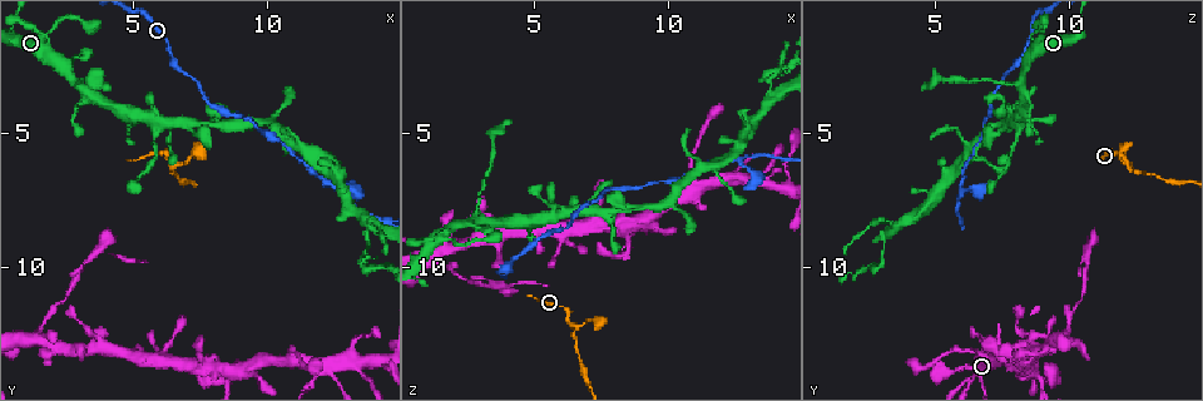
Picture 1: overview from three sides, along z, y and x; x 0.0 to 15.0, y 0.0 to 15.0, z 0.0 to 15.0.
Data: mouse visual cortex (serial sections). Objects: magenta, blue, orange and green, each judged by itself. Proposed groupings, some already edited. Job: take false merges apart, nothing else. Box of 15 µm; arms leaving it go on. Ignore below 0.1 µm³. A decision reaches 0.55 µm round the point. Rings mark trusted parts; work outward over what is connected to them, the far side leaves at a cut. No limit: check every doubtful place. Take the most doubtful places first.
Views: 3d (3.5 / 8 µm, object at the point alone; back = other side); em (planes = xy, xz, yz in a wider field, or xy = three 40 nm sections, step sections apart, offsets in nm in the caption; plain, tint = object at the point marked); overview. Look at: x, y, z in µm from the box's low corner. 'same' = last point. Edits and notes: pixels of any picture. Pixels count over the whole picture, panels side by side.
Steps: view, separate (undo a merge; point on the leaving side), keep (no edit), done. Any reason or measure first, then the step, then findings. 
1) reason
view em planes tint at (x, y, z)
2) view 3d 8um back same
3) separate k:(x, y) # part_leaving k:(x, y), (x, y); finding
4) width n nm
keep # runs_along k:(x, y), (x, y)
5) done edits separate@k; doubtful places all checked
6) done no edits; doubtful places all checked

thin neck
view 3d 3.5um at (6.5, 6.3, 12.3)

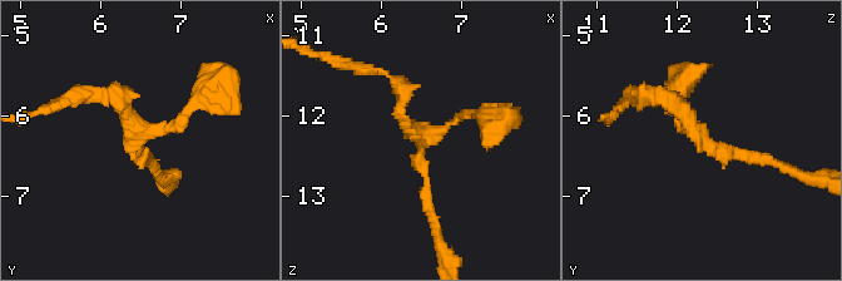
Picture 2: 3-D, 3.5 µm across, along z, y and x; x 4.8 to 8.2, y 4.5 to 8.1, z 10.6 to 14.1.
view em xy step 3 tint at (6.50, 6.35, 12.45)

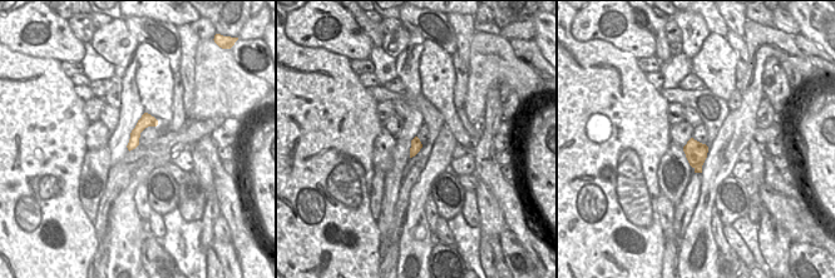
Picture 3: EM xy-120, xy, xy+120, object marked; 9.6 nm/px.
width 100 nm
keep # runs_along 3:(147, 117), (131, 145); all the same cell

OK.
sudden change in width
view 3d 3.5um back at (12.7, 7.0, 5.9)

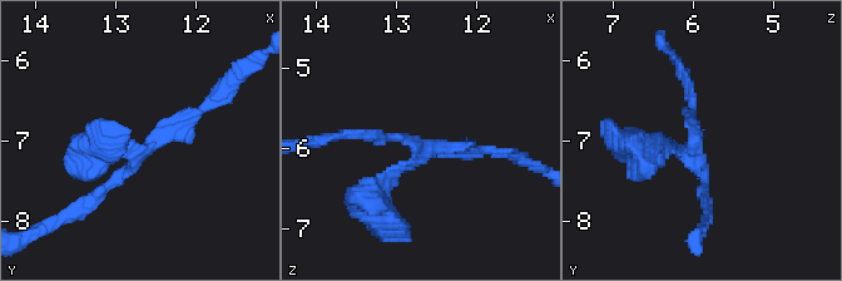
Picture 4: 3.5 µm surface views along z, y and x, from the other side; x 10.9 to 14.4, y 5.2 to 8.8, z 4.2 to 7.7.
arms 3; arm_widths 150, 150, 200 nm
view em xy step 2 tint at (12.60, 7.10, 5.95)

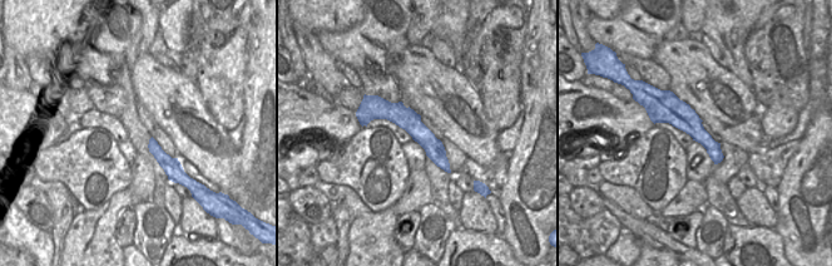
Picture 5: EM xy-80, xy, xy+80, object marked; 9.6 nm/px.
keep # runs_along 4:(498, 153), (429, 147), (375, 205); all the same cell

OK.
three-way junction
view 3d 3.5um at (8.6, 14.2, 9.3)

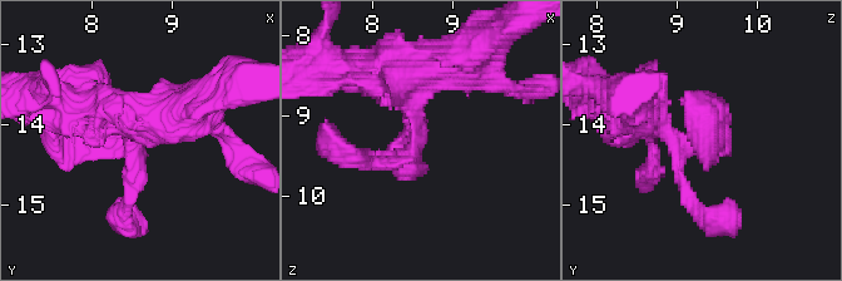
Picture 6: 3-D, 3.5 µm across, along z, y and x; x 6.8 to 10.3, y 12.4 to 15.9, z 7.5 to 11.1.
arms 3; arm_widths 150, 250, 350 nm
view em xy step 5 tint at (8.55, 14.30, 9.20)

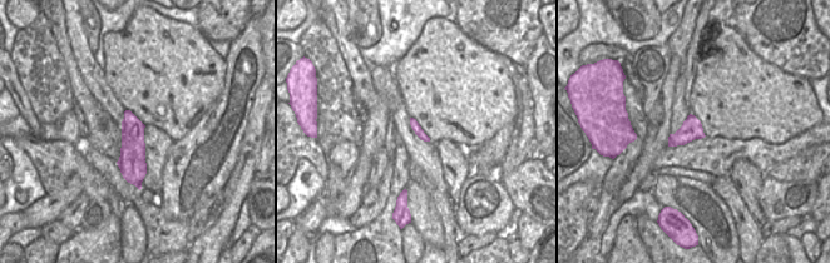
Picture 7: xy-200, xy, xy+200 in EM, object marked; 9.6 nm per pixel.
view em planes tint same

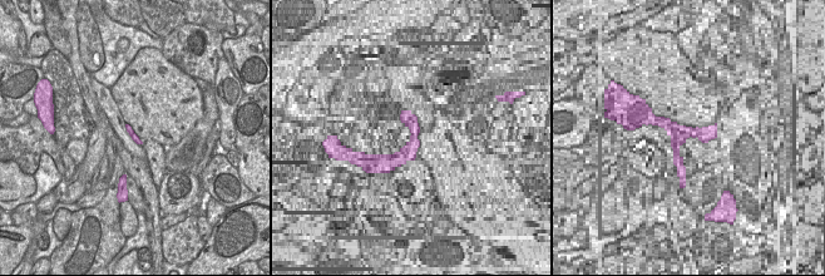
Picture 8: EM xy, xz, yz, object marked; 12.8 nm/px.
keep # runs_along 8:(127, 126), (139, 142); continuous, no second cell

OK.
done no edits; doubtful places all checked

